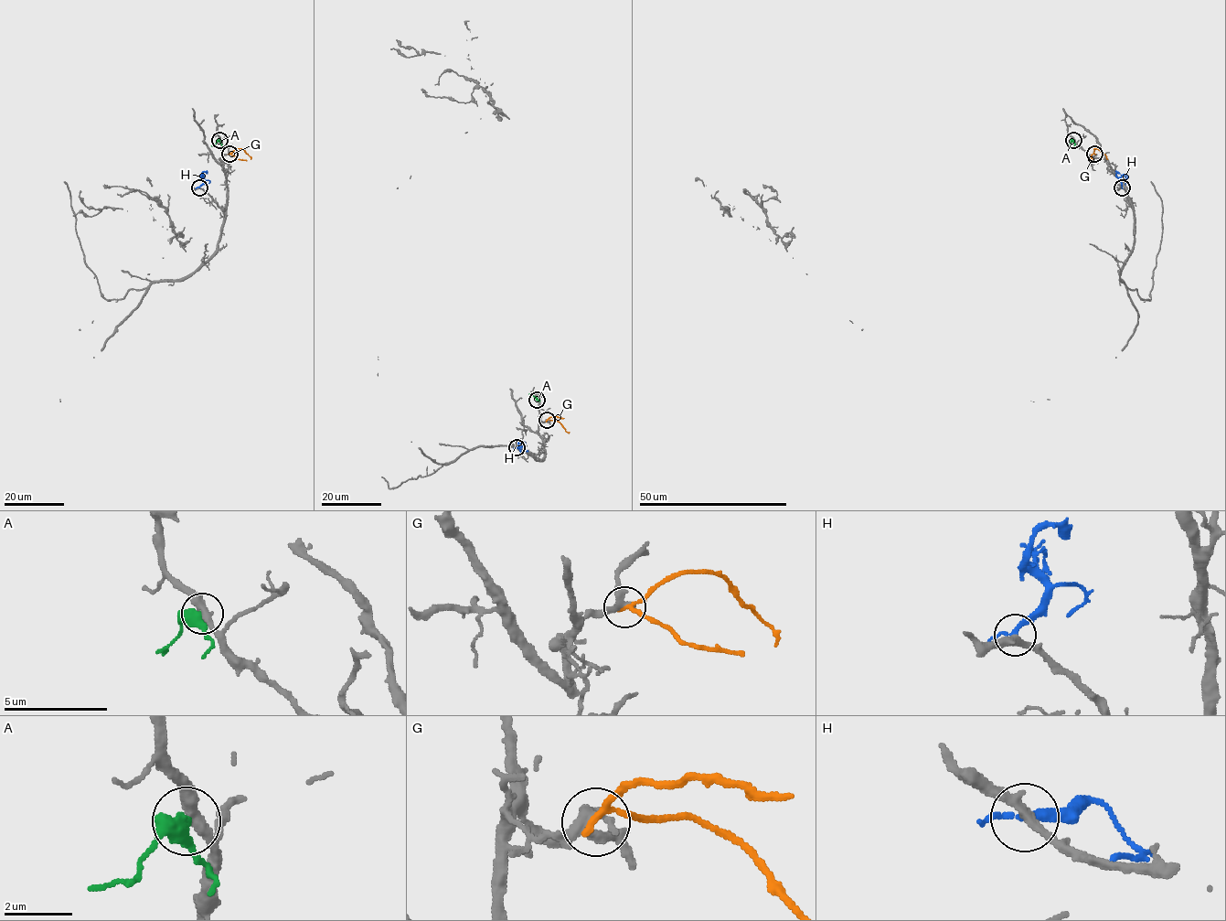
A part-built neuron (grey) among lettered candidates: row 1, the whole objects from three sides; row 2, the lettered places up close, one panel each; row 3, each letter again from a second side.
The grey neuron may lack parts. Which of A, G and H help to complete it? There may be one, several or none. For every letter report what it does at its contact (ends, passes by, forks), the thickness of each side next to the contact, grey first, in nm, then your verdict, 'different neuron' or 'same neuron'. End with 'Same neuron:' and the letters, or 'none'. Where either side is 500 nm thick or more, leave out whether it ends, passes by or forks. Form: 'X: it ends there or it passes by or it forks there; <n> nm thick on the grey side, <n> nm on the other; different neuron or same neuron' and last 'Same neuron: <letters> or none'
A: it passes by; 380 nm thick on the grey side, 420 nm on the other; different neuron
G: it passes by; 320 nm thick on the grey side, 180 nm on the other; different neuron
H: it passes by; 320 nm thick on the grey side, 200 nm on the other; same neuron
Same neuron: H

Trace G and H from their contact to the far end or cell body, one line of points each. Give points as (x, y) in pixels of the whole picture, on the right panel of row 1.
G: (1094, 154), (1094, 148), (1097, 148), (1107, 159)
H: (1122, 187), (1116, 172), (1120, 173)

